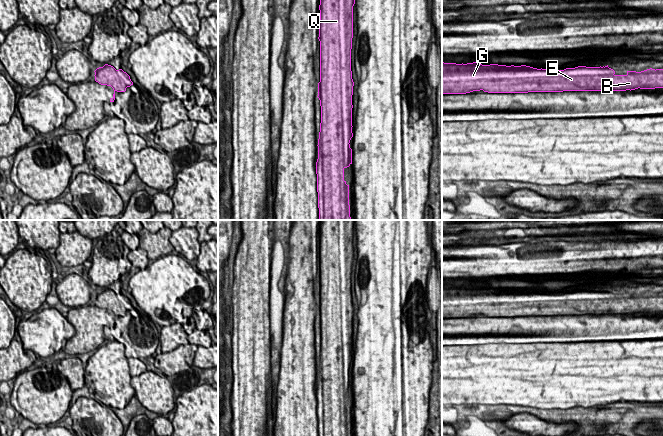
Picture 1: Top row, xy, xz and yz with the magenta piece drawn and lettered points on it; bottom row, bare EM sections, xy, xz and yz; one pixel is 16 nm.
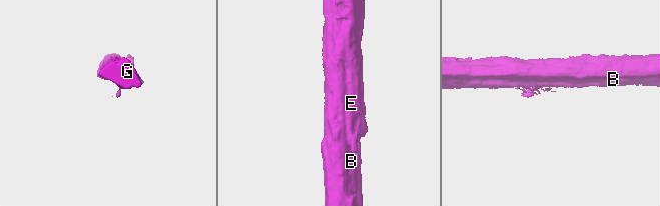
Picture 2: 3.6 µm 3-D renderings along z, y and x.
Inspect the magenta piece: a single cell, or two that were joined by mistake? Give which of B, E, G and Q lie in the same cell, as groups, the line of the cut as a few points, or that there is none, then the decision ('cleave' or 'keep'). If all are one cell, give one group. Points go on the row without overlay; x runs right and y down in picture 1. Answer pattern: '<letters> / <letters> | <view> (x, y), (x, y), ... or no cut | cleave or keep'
B E G Q | no cut | keep

